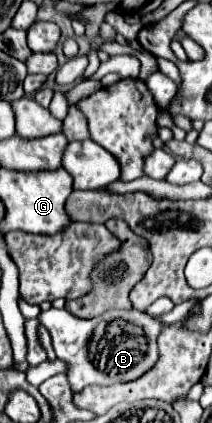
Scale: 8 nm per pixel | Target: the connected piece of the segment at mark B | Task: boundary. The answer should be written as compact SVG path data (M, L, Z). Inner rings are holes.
M43 310L37 320L51 332L57 358L69 364L67 378L73 392L81 392L91 384L115 384L139 378L157 362L157 336L163 326L149 314L139 310L109 310L103 316L81 320L67 310Z

